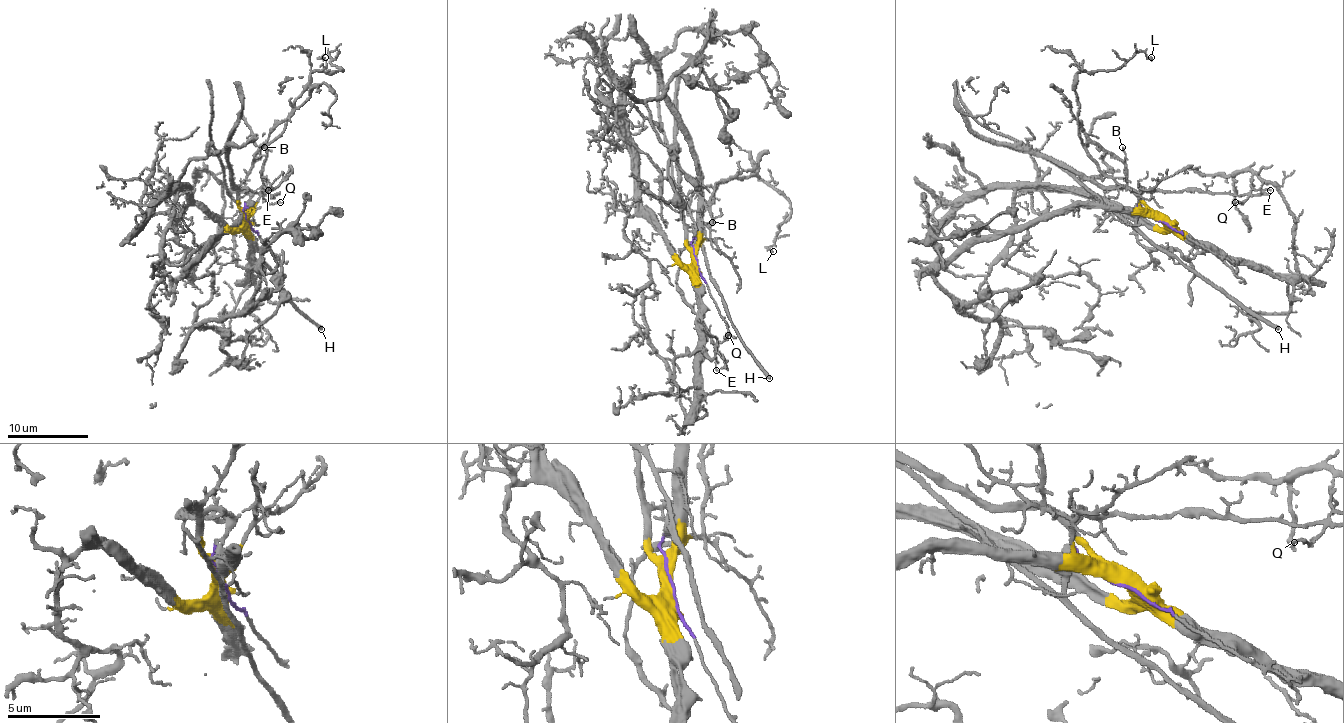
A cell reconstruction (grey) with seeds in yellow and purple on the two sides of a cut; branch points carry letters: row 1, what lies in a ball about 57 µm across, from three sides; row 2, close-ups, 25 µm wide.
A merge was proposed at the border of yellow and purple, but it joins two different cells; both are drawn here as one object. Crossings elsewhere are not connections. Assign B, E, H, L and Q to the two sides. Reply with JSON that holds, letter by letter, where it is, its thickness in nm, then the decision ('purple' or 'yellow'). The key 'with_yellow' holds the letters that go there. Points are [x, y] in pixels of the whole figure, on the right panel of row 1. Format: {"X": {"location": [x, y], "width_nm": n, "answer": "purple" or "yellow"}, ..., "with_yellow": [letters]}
{"B": {"location": [1122, 147], "width_nm": 110, "answer": "yellow"}, "E": {"location": [1270, 190], "width_nm": 130, "answer": "purple"}, "H": {"location": [1278, 329], "width_nm": 280, "answer": "purple"}, "L": {"location": [1151, 57], "width_nm": 160, "answer": "yellow"}, "Q": {"location": [1235, 202], "width_nm": 140, "answer": "purple"}, "with_yellow": ["B", "L"]}

